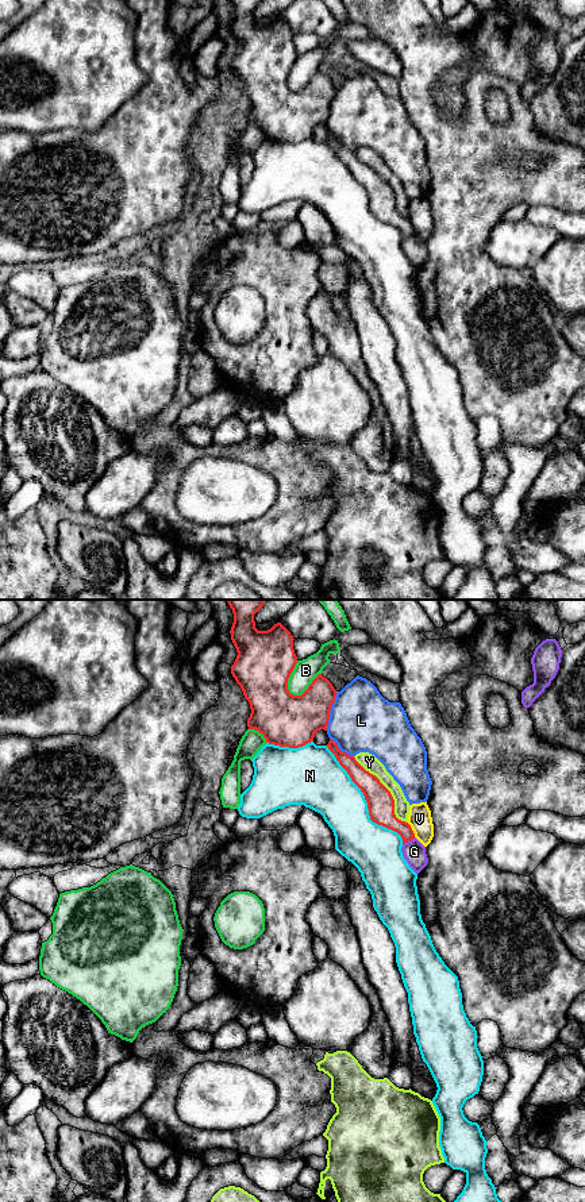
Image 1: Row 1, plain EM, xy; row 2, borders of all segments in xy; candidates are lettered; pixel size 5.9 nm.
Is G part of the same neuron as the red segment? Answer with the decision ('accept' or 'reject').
reject

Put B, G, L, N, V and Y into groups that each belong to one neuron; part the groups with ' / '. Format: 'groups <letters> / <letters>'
groups B / G / L / N / V / Y

